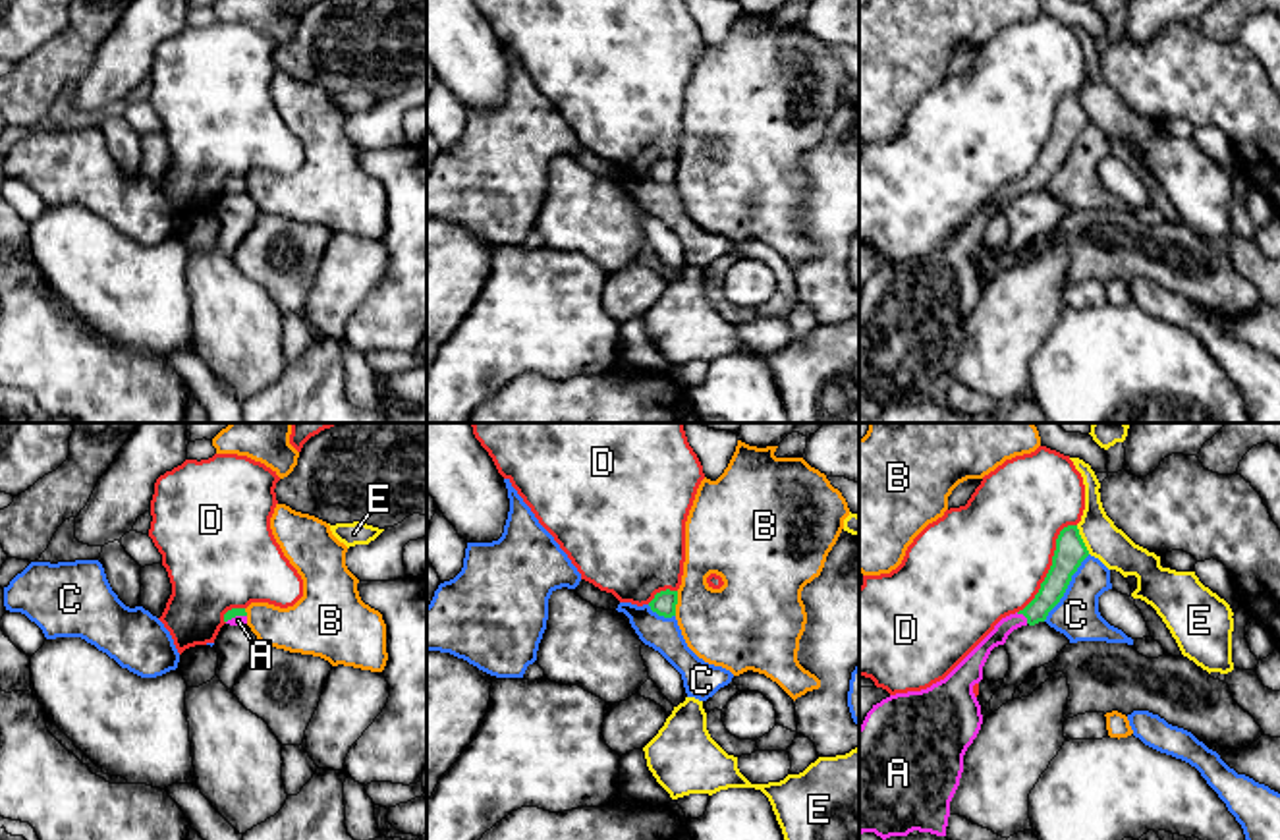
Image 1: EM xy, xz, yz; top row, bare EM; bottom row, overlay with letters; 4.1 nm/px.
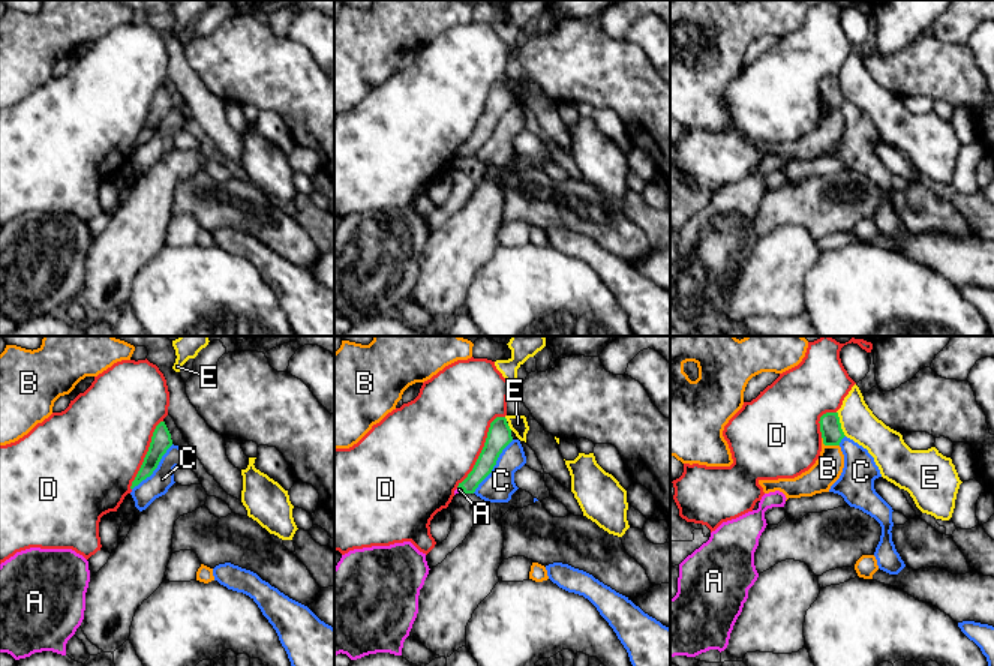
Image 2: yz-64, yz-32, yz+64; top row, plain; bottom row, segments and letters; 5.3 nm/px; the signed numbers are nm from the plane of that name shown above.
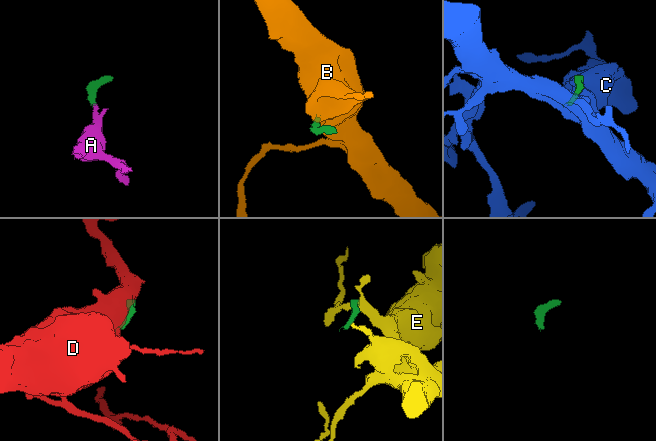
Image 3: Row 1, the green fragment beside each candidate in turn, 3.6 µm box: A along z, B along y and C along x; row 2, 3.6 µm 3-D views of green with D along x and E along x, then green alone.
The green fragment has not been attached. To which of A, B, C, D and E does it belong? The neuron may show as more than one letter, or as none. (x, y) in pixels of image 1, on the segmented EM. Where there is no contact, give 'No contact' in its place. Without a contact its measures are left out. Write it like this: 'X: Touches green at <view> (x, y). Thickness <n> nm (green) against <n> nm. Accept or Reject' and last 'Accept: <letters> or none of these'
A: Touches green at yz (1024, 615). Thickness 100 nm (green) against 70 nm. Accept
B: Touches green at xz (676, 603). Thickness 100 nm (green) against 340 nm. Reject
C: Touches green at yz (1066, 588). Thickness 130 nm (green) against 180 nm. Reject
D: Touches green at yz (1053, 564). Thickness 130 nm (green) against 460 nm. Reject
E: Touches green at yz (1082, 539). Thickness 130 nm (green) against 160 nm. Reject
Accept: A

